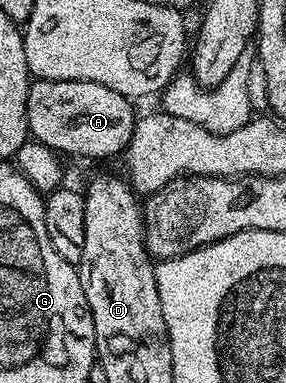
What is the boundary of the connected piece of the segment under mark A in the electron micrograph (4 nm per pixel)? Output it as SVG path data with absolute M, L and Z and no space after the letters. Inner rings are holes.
M34 79L30 82L28 103L26 104L26 127L33 140L47 145L59 154L71 153L74 157L110 157L113 153L121 154L132 139L136 112L131 98L104 87L104 83L87 81L43 81Z

